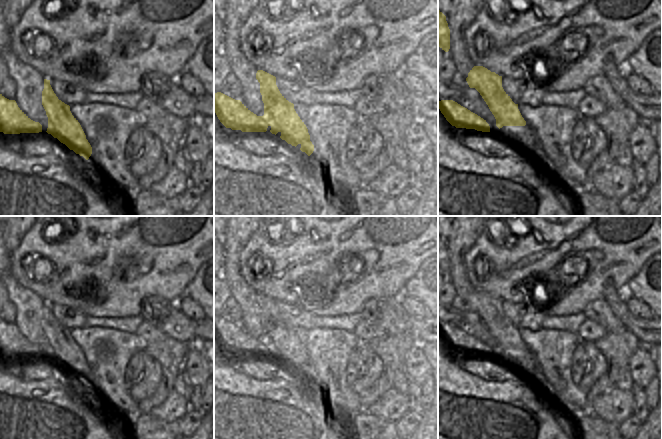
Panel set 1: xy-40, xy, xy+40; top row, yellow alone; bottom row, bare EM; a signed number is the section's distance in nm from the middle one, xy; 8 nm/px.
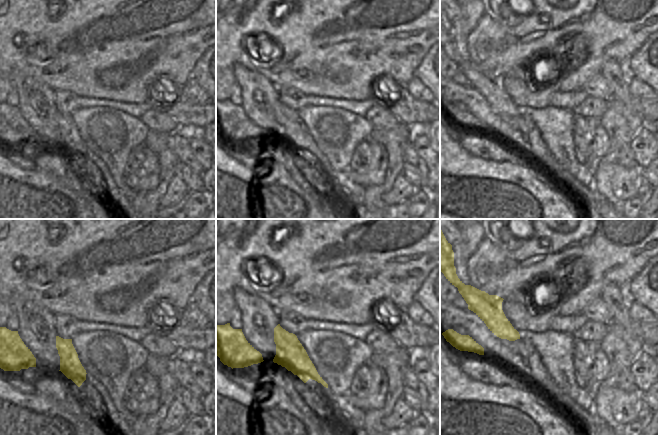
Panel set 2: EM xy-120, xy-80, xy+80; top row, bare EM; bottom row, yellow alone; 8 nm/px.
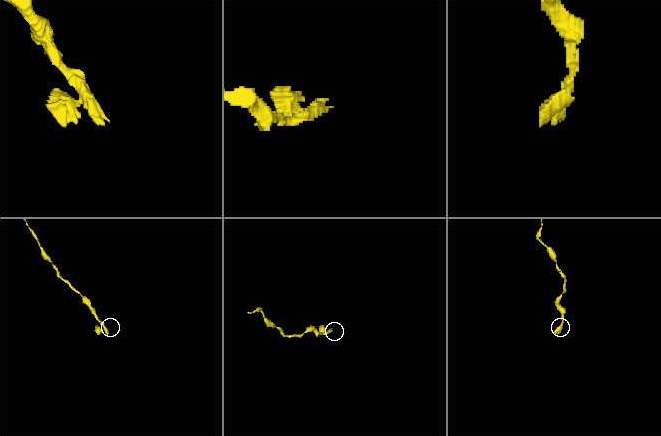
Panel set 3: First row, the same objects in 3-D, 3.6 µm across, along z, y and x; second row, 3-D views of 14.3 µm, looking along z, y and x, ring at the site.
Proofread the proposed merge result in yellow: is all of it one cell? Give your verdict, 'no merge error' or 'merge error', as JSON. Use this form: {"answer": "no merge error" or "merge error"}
{"answer": "merge error"}

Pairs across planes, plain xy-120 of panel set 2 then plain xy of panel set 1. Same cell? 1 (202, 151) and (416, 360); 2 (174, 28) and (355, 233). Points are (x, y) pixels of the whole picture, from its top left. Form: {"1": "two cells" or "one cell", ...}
{"1": "one cell", "2": "one cell"}

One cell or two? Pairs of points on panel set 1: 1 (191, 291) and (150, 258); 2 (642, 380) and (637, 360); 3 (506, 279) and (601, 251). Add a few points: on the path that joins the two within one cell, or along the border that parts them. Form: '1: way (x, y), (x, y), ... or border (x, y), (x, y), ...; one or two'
1: border (199, 267), (183, 295); two
2: way (642, 375), (644, 366), (642, 363); one
3: way (530, 258), (533, 258), (540, 251), (577, 251); one

